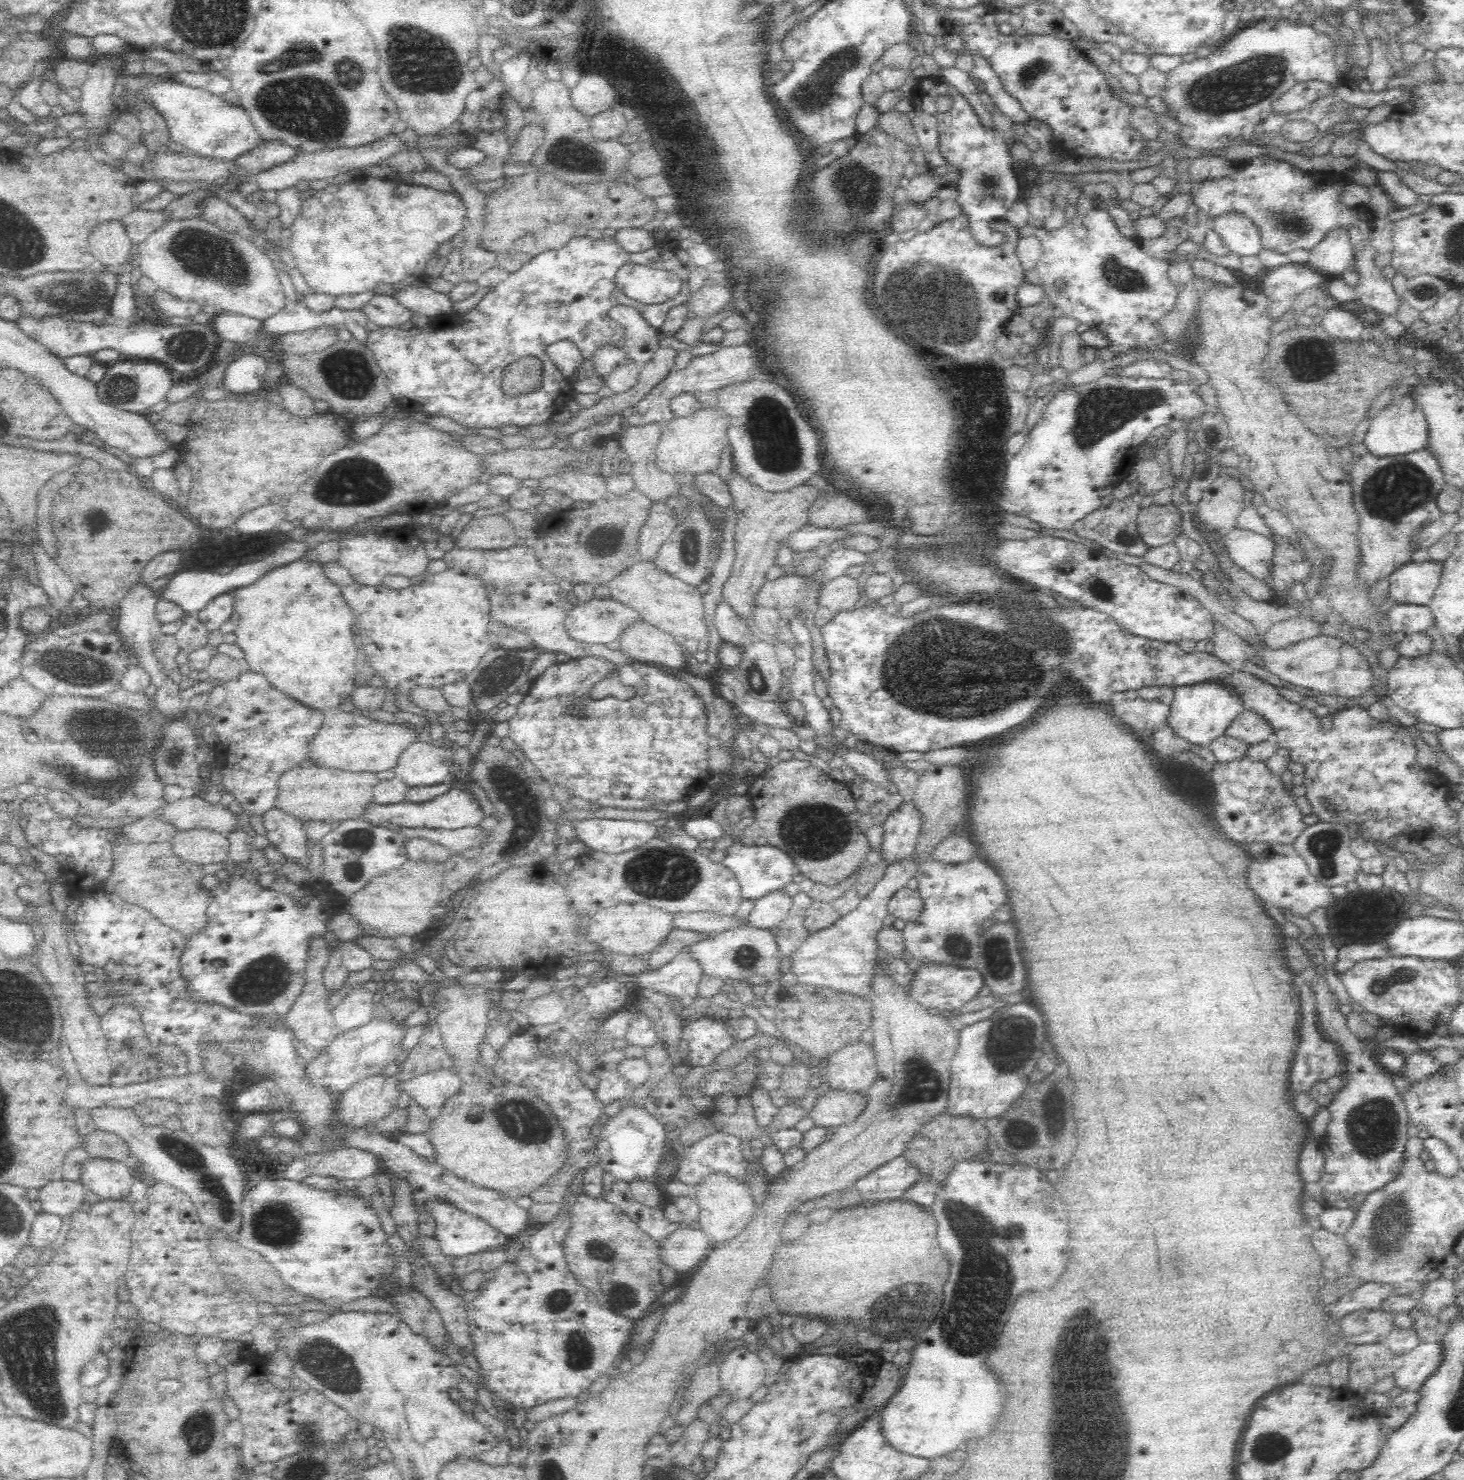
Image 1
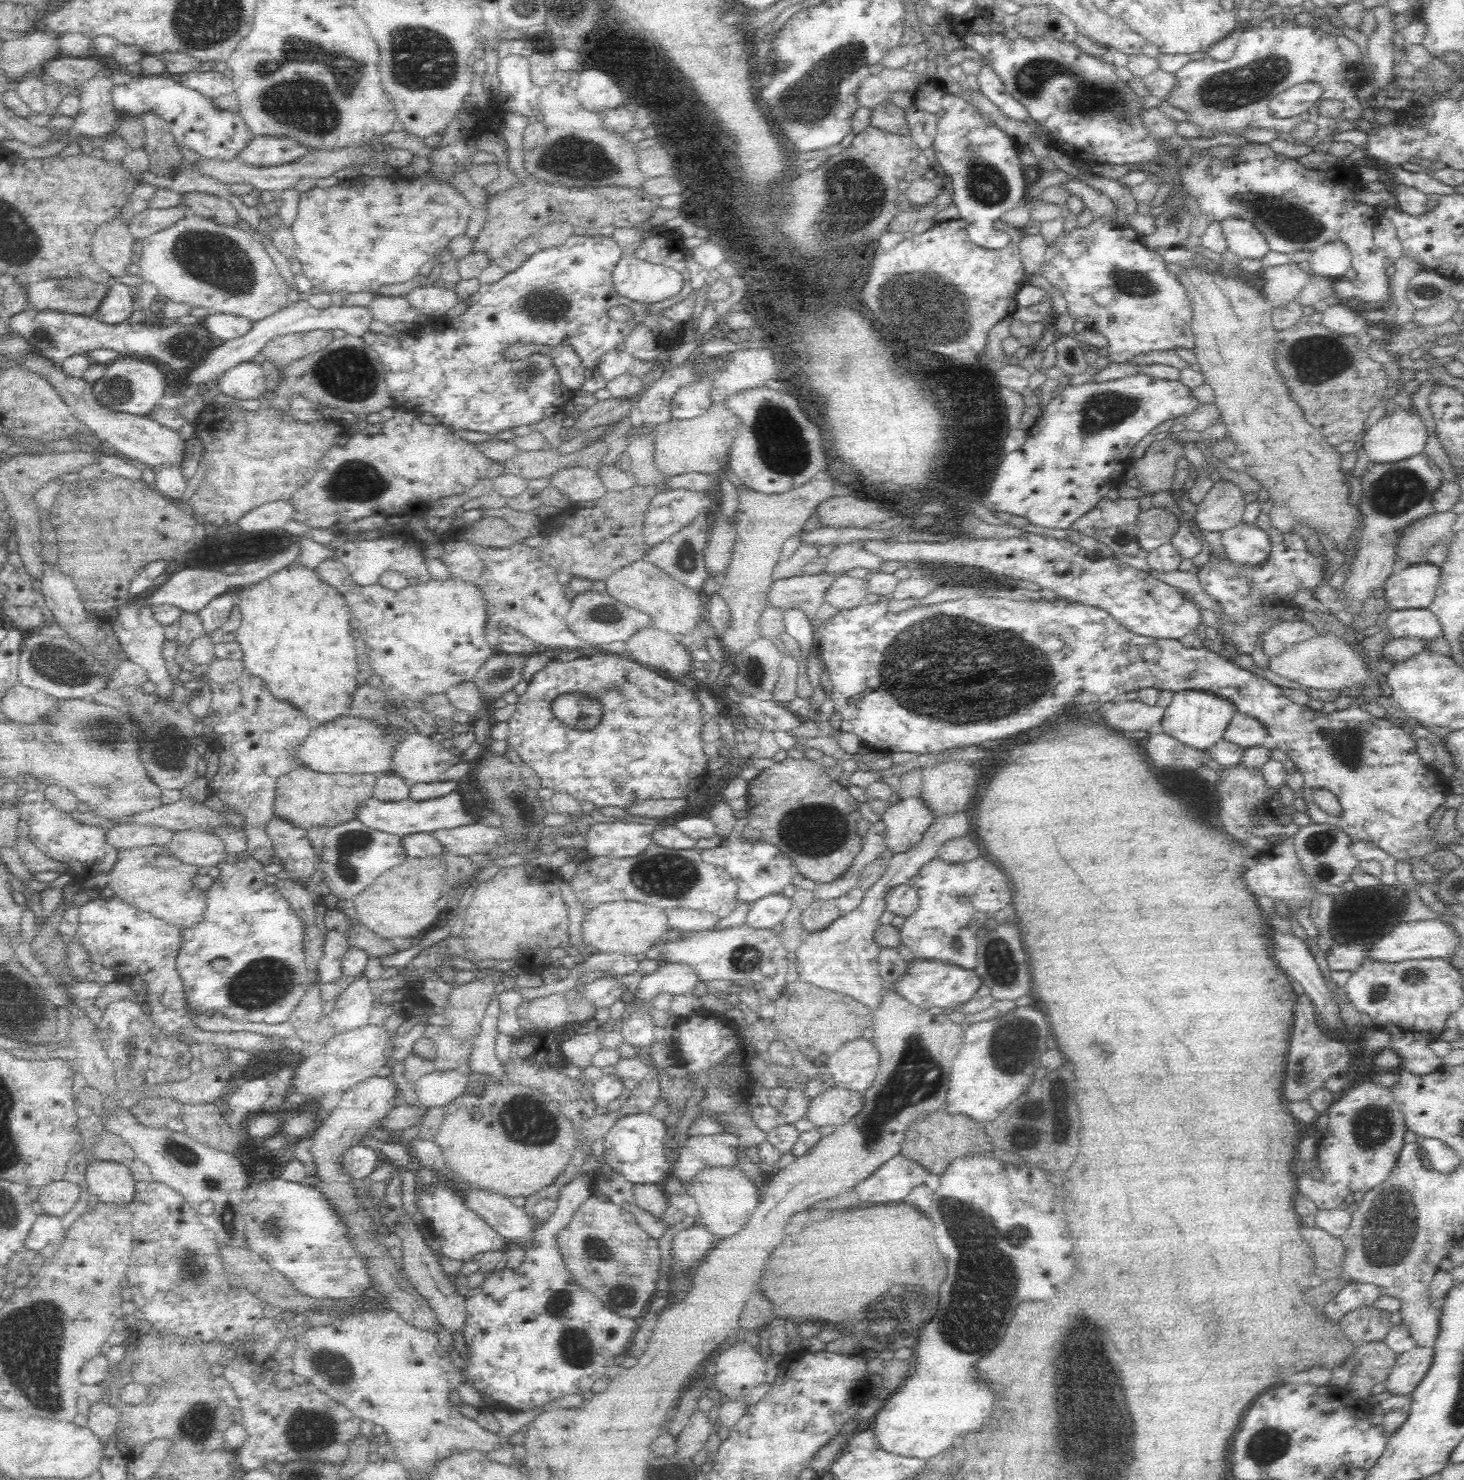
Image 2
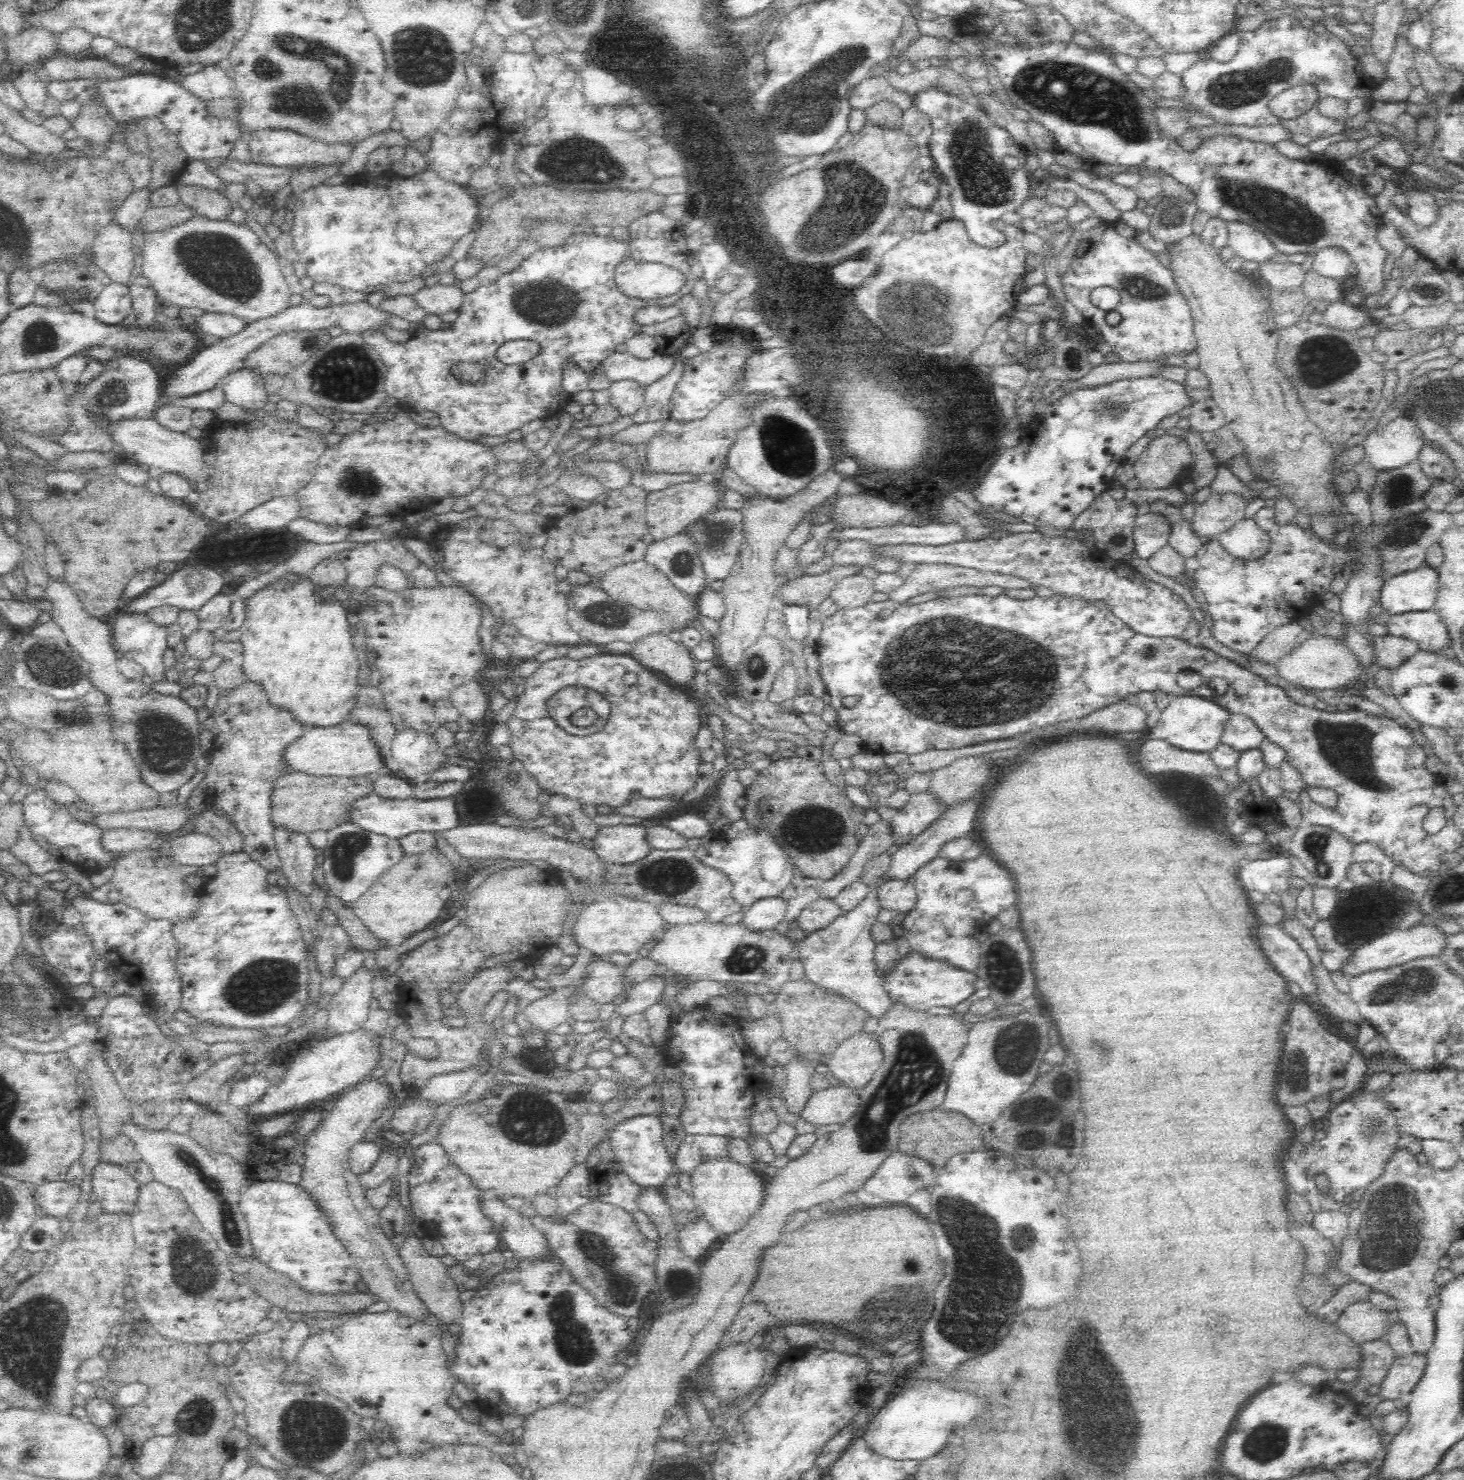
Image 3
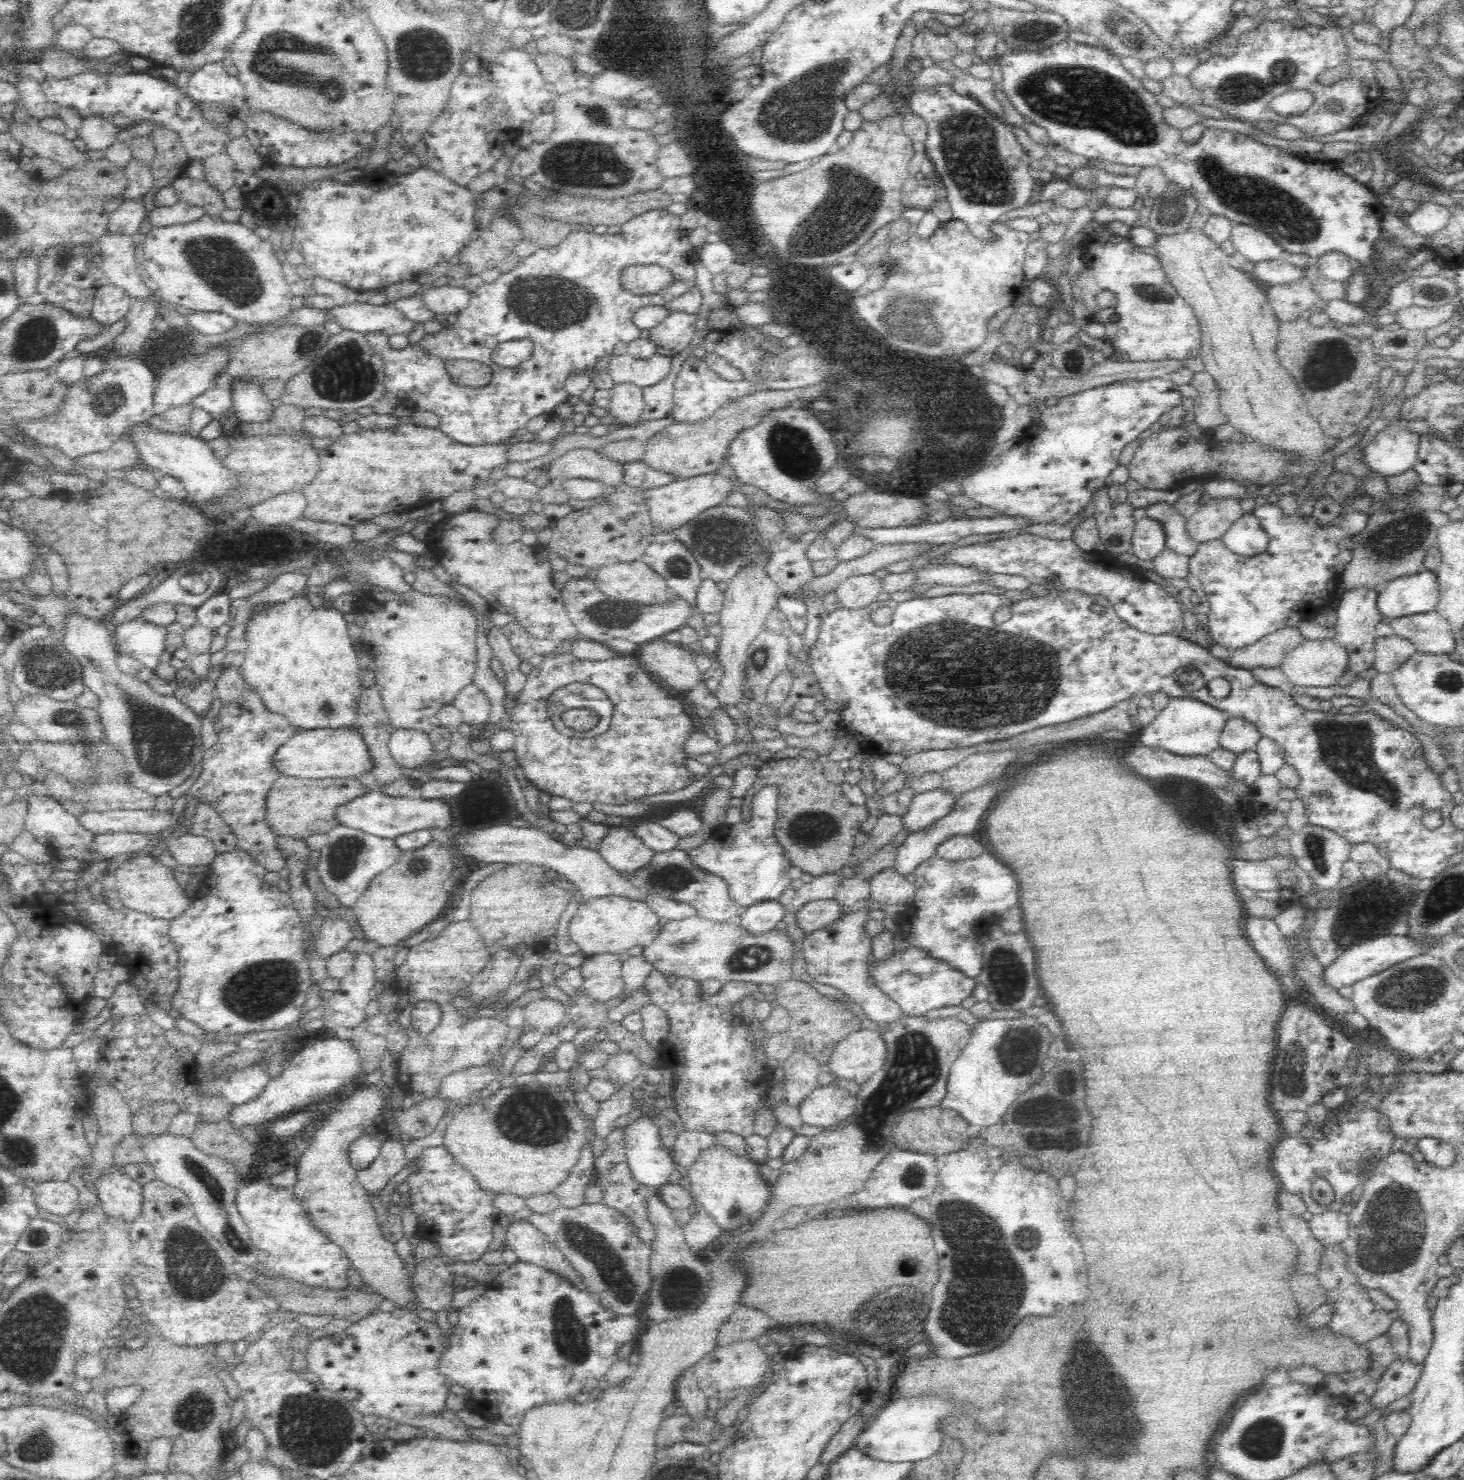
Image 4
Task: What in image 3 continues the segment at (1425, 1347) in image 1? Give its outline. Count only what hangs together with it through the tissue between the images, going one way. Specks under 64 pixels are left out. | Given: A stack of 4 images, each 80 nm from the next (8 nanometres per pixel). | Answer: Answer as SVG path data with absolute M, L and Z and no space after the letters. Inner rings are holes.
M1414 1353L1398 1357L1388 1375L1381 1382L1379 1395L1383 1400L1392 1400L1410 1395L1422 1378L1428 1364L1428 1353Z

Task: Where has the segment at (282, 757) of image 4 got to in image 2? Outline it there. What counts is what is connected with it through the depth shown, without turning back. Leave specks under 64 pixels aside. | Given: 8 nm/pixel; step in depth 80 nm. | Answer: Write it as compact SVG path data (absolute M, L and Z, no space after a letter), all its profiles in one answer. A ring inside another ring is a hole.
M344 714L336 720L322 722L322 726L316 728L300 746L296 757L300 765L320 773L388 774L391 773L394 754L406 736L406 730L398 726L387 728L375 720L366 720L361 716L350 718L350 715Z

